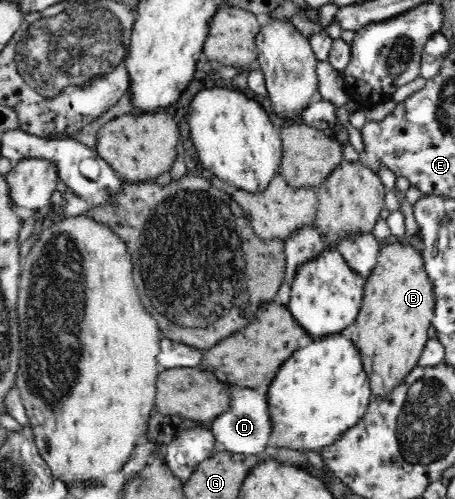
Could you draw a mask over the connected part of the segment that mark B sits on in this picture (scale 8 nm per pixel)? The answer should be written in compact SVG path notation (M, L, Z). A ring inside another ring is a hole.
M392 238L383 243L378 251L378 261L366 277L361 307L352 325L344 334L350 336L364 360L364 370L370 377L373 396L390 393L404 377L419 363L421 349L428 337L428 327L435 317L434 285L428 276L423 261L422 251L413 247L409 240L400 241Z

